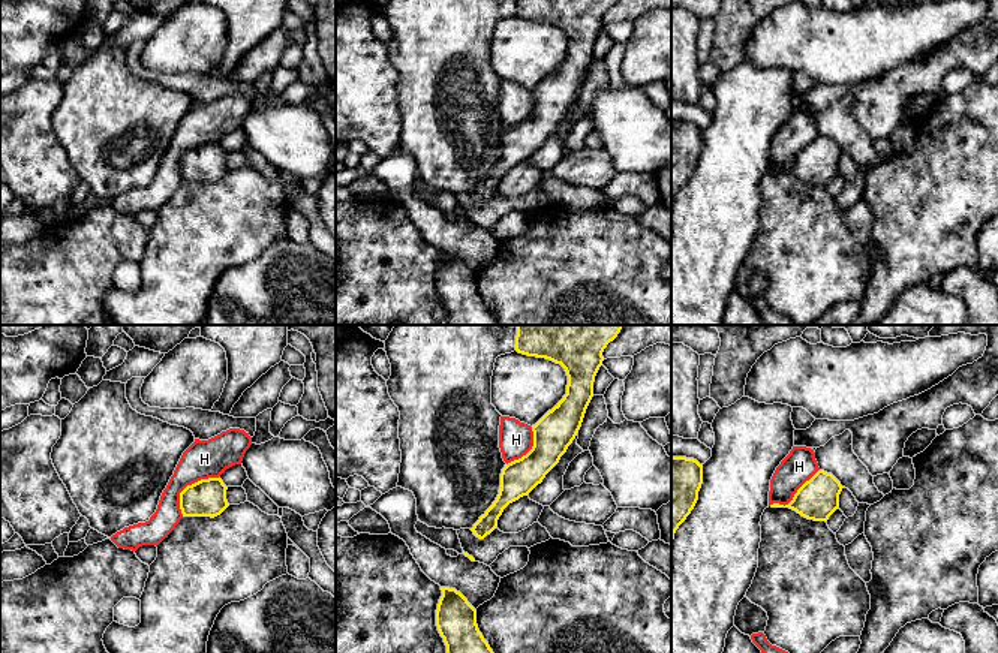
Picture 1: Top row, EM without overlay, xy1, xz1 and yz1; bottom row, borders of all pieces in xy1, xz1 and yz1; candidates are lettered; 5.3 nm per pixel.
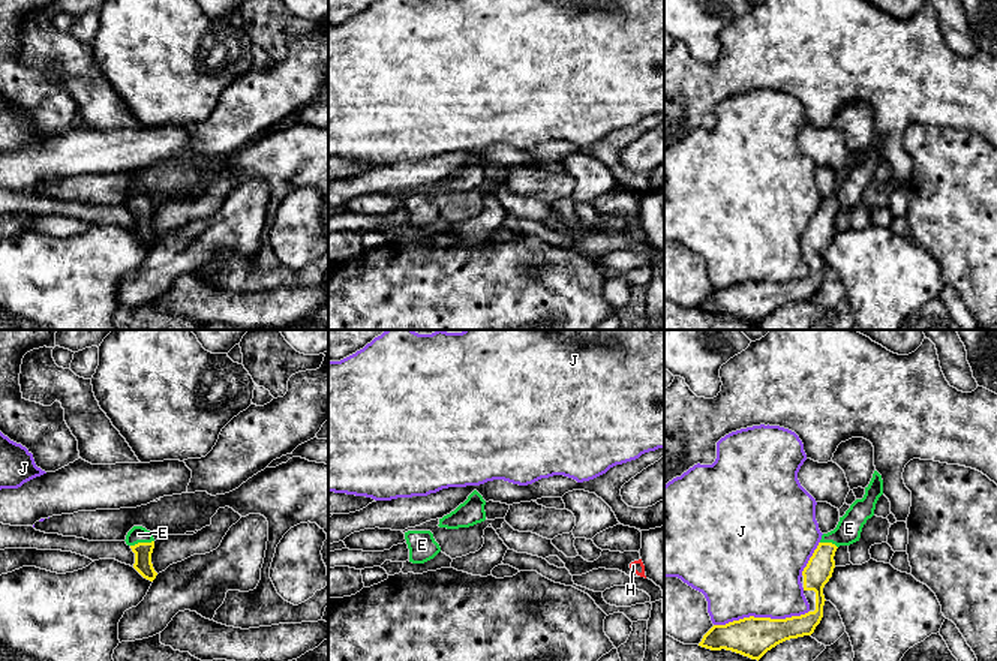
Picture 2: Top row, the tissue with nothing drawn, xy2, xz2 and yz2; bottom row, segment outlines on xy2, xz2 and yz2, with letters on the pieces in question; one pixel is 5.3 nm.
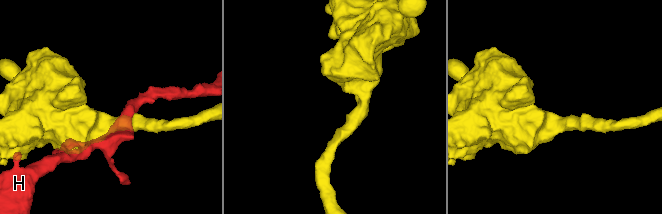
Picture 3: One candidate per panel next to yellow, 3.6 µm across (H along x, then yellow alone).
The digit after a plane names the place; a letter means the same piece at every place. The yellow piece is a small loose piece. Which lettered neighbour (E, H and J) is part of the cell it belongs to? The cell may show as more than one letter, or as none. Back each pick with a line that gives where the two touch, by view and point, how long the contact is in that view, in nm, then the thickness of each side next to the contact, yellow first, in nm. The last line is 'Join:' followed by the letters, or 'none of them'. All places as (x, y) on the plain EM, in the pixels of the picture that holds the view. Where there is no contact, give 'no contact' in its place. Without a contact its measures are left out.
E: meets yellow in xy2 at (141, 207); contact 130 nm long; 100 nm thick on the yellow side, 90 nm on the other
Join: E

